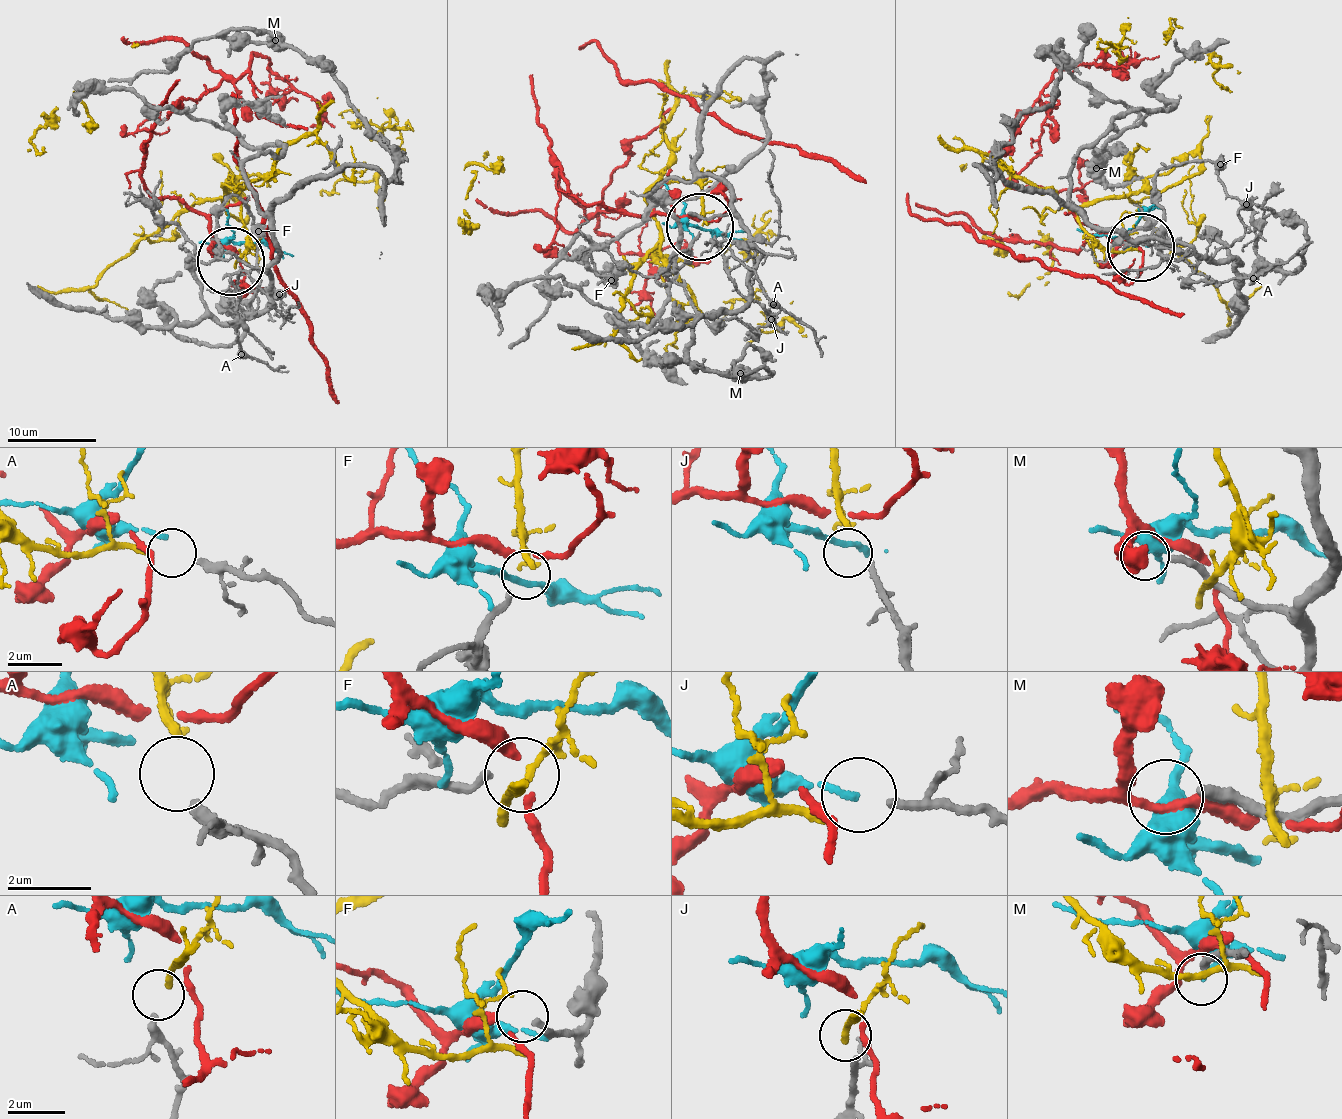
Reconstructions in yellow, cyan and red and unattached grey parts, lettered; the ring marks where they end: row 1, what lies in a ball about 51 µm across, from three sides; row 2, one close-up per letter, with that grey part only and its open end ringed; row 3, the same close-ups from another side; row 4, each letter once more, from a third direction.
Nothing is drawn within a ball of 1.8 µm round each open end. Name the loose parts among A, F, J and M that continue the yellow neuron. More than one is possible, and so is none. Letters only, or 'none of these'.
A

